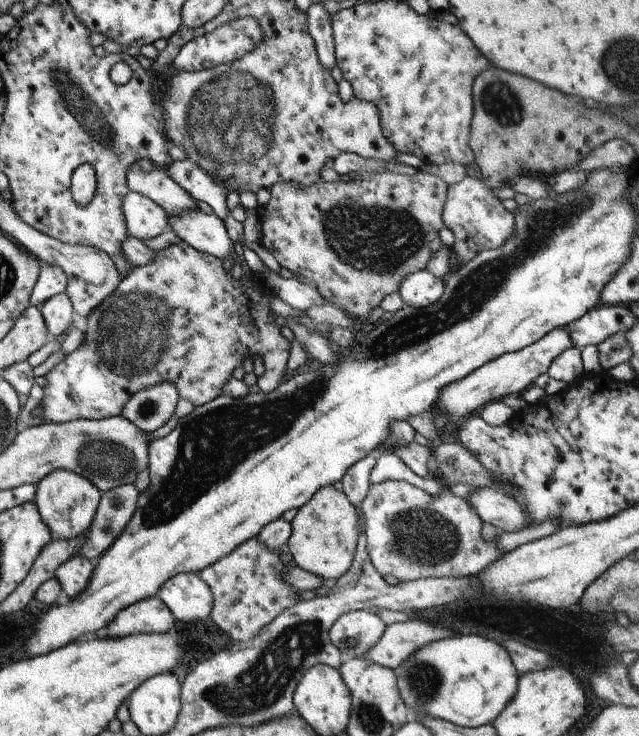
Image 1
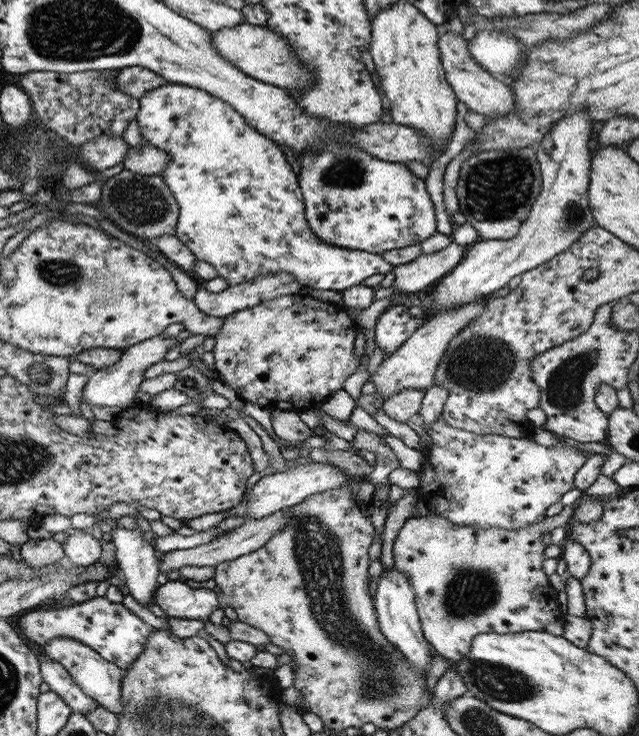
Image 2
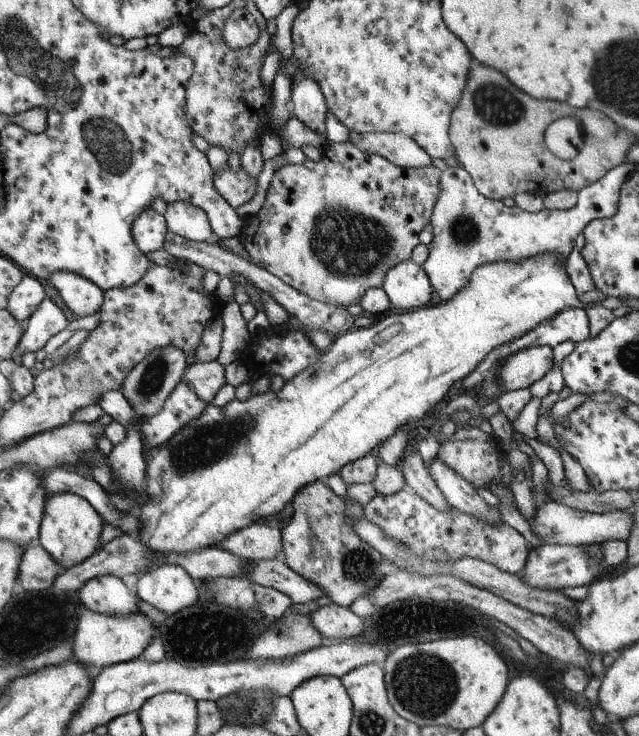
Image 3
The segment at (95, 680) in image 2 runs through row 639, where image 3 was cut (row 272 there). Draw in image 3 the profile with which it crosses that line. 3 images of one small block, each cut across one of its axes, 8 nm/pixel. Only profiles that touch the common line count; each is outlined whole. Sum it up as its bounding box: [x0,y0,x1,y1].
[47,270,104,316]

